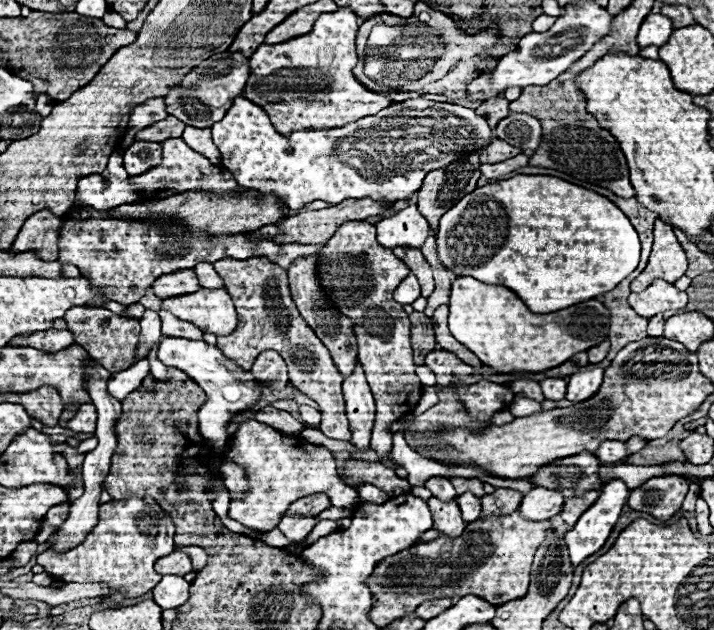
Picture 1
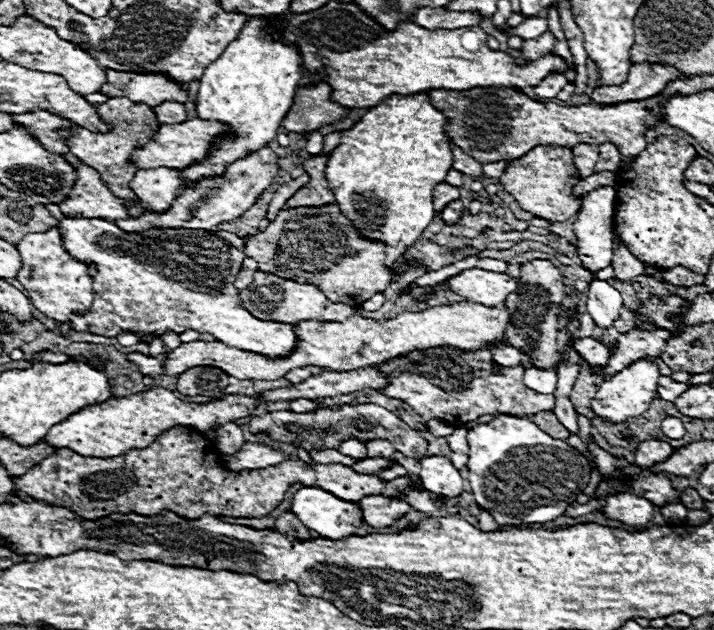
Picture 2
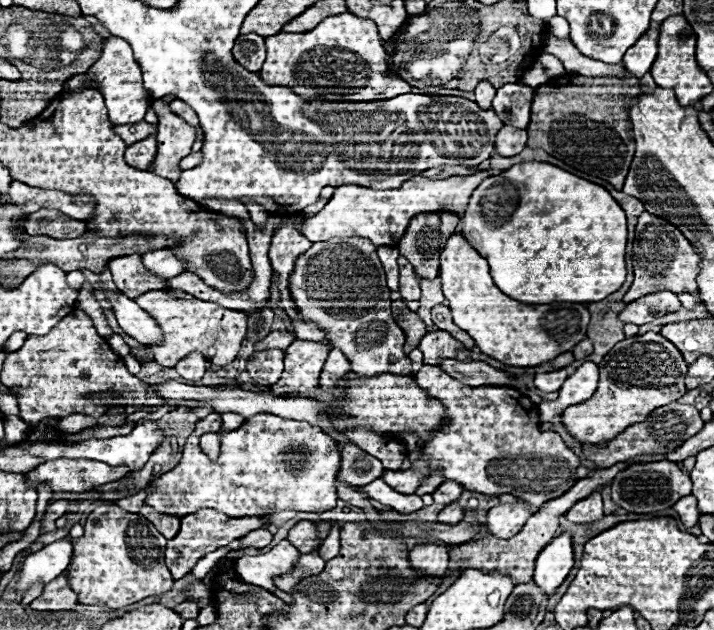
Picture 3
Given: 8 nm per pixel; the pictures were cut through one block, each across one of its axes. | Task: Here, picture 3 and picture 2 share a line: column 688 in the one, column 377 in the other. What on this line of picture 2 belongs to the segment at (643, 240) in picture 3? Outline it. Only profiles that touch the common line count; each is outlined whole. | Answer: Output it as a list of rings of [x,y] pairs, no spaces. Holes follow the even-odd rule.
[[[338,204],[320,208],[288,208],[268,224],[266,230],[244,238],[244,252],[258,262],[258,270],[278,274],[294,282],[308,282],[324,290],[332,302],[360,308],[370,296],[384,292],[402,274],[384,266],[384,244],[360,240]]]

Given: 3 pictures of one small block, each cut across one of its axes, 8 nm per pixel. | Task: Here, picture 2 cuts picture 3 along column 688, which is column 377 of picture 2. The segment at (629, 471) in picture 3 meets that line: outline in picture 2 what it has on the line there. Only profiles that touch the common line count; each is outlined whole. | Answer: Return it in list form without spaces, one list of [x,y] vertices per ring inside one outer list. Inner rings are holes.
[[[176,426],[160,434],[152,446],[128,450],[128,454],[116,458],[92,458],[80,456],[74,450],[60,450],[60,454],[52,454],[52,458],[46,458],[38,468],[16,478],[18,490],[24,490],[30,498],[48,502],[50,506],[68,508],[86,520],[98,520],[112,512],[152,516],[162,510],[176,512],[190,520],[198,520],[204,514],[262,518],[284,500],[288,488],[296,482],[304,486],[320,486],[338,498],[358,502],[364,496],[376,494],[404,498],[400,490],[406,488],[408,480],[400,476],[384,484],[378,476],[358,474],[344,464],[306,464],[302,460],[286,460],[268,468],[230,472],[222,464],[214,442],[202,432],[186,426]]]

